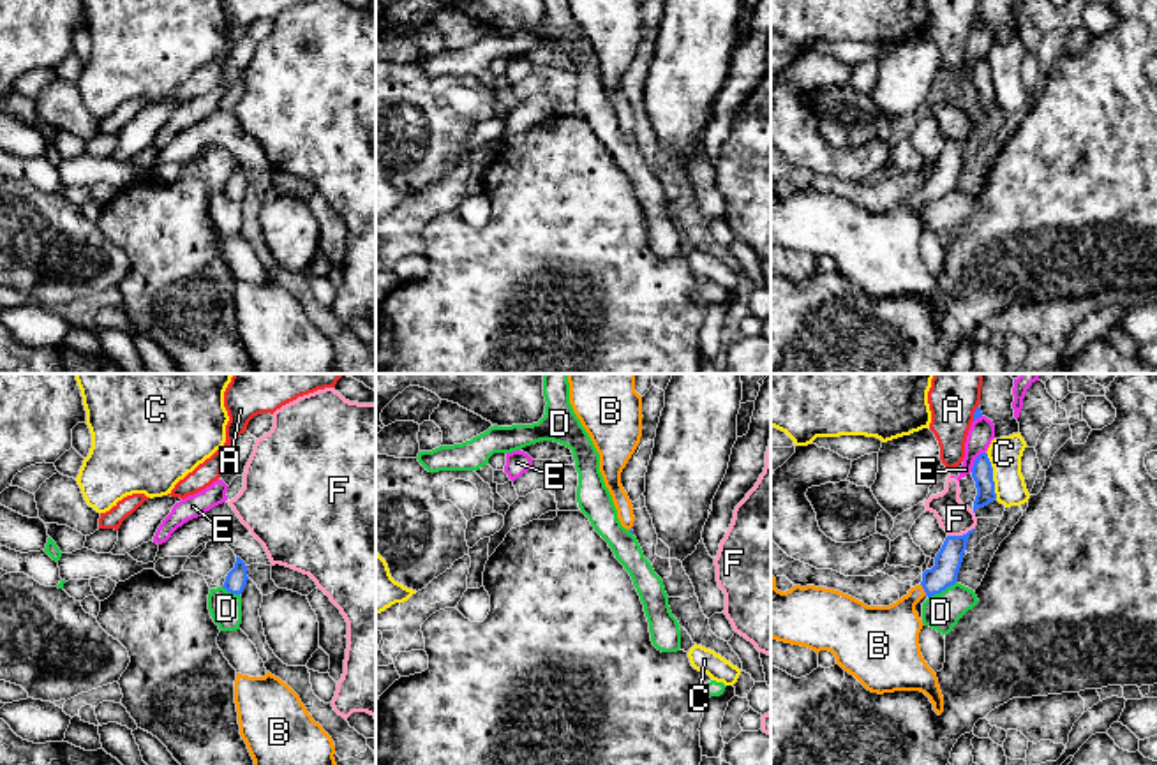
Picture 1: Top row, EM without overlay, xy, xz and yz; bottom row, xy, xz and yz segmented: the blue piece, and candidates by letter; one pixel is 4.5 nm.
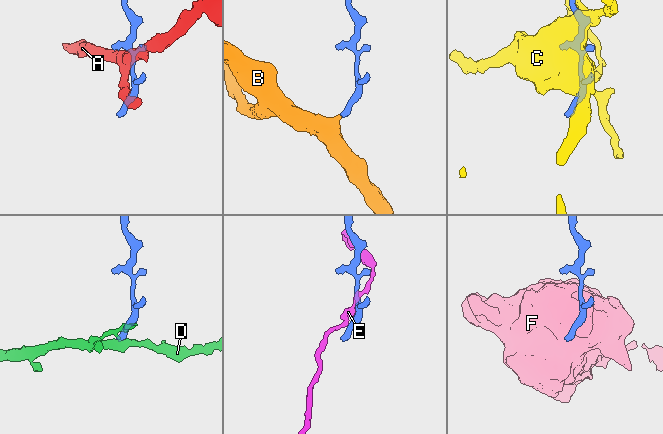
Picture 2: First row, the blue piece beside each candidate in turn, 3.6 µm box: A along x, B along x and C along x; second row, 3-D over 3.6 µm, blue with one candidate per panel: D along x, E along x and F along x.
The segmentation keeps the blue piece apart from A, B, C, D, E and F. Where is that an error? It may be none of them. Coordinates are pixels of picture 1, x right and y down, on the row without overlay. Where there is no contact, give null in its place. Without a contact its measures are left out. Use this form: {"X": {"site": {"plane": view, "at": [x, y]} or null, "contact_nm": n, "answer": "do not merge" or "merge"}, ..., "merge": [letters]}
{"A": {"site": {"plane": "yz", "at": [974, 18]}, "contact_nm": 80, "answer": "do not merge"}, "B": {"site": {"plane": "yz", "at": [923, 193]}, "contact_nm": 60, "answer": "merge"}, "C": {"site": {"plane": "yz", "at": [992, 80]}, "contact_nm": 220, "answer": "do not merge"}, "D": {"site": {"plane": "yz", "at": [942, 194]}, "contact_nm": 160, "answer": "do not merge"}, "E": {"site": {"plane": "yz", "at": [976, 66]}, "contact_nm": 120, "answer": "do not merge"}, "F": {"site": {"plane": "yz", "at": [960, 141]}, "contact_nm": 130, "answer": "do not merge"}, "merge": ["B"]}

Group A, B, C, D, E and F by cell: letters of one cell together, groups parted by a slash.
A / B / C / D / E / F

